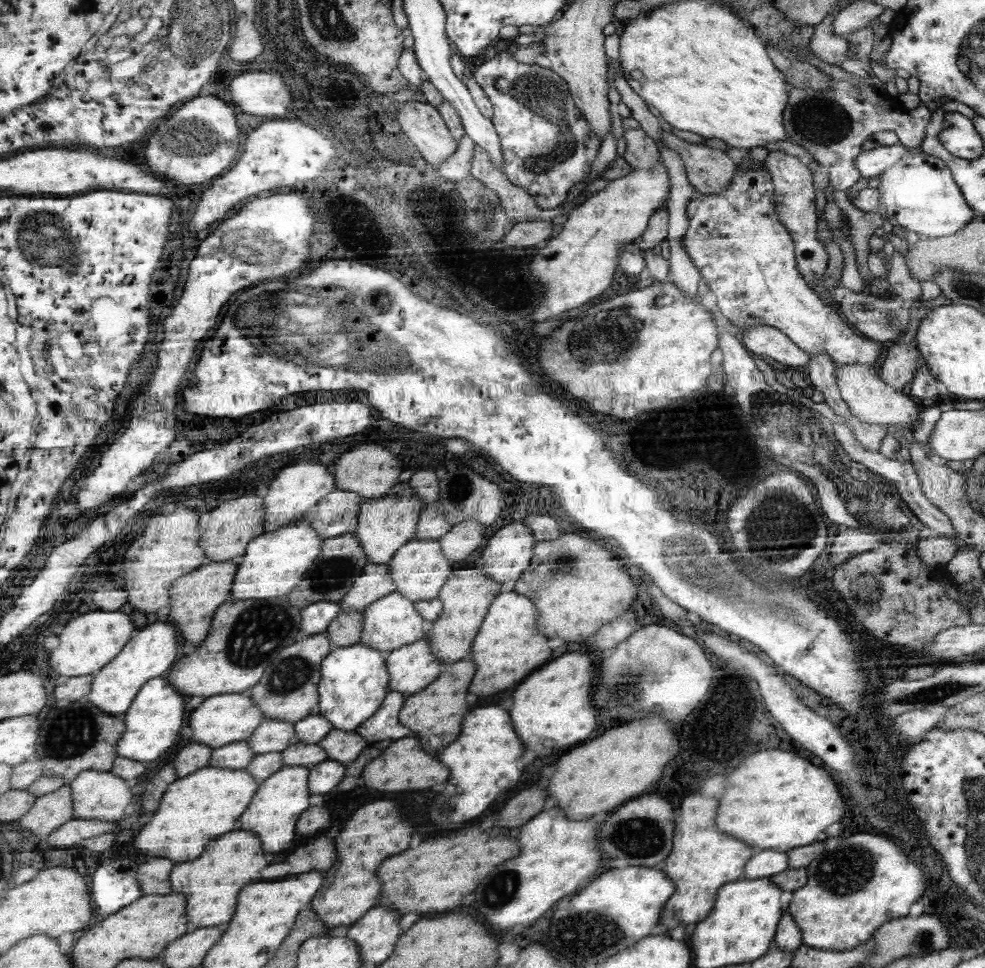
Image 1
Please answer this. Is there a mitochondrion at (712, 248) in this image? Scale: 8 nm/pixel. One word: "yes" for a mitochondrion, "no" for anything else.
yes

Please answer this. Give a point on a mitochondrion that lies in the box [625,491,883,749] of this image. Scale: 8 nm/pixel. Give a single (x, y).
(809, 627)

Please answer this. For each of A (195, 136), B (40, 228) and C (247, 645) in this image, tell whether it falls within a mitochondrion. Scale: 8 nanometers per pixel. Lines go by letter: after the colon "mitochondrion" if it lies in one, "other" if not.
A: mitochondrion
B: mitochondrion
C: mitochondrion

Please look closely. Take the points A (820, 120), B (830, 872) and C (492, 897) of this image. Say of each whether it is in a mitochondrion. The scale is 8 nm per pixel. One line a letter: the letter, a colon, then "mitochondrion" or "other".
A: mitochondrion
B: mitochondrion
C: mitochondrion

